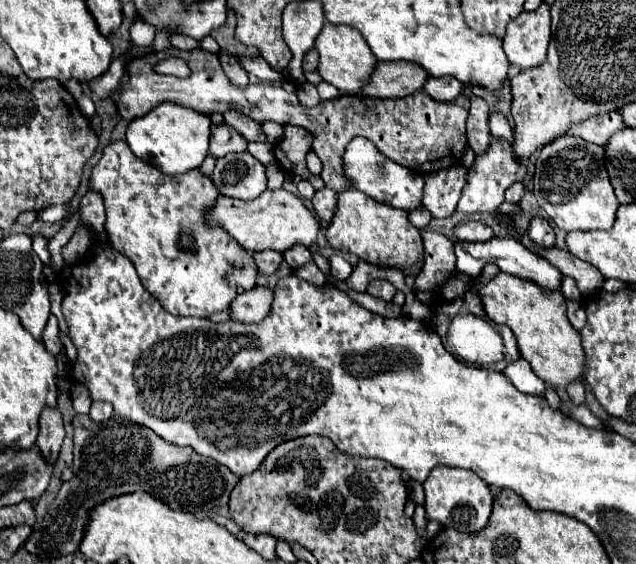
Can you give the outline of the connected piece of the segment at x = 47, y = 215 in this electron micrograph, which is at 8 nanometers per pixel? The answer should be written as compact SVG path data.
M48 206L38 212L38 218L42 218L44 222L58 222L60 218L64 218L64 214L66 214L66 206Z

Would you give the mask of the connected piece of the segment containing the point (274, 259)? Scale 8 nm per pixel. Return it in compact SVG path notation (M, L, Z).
M268 250L268 252L256 252L254 254L254 260L258 264L258 270L262 274L274 274L278 270L278 266L282 264L282 254L280 252L274 252L274 250Z

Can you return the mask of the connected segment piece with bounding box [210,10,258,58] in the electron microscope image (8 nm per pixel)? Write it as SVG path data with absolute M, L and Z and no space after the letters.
M228 10L228 20L224 22L224 26L220 26L218 30L214 30L210 36L212 36L212 38L220 44L220 48L224 48L228 54L238 54L238 56L252 56L252 58L256 58L256 56L258 56L258 50L256 50L256 48L242 46L242 44L234 38L234 26L236 26L234 12Z

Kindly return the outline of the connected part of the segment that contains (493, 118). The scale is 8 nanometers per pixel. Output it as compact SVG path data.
M500 112L490 114L490 134L496 136L496 138L504 138L504 140L512 142L512 128Z

